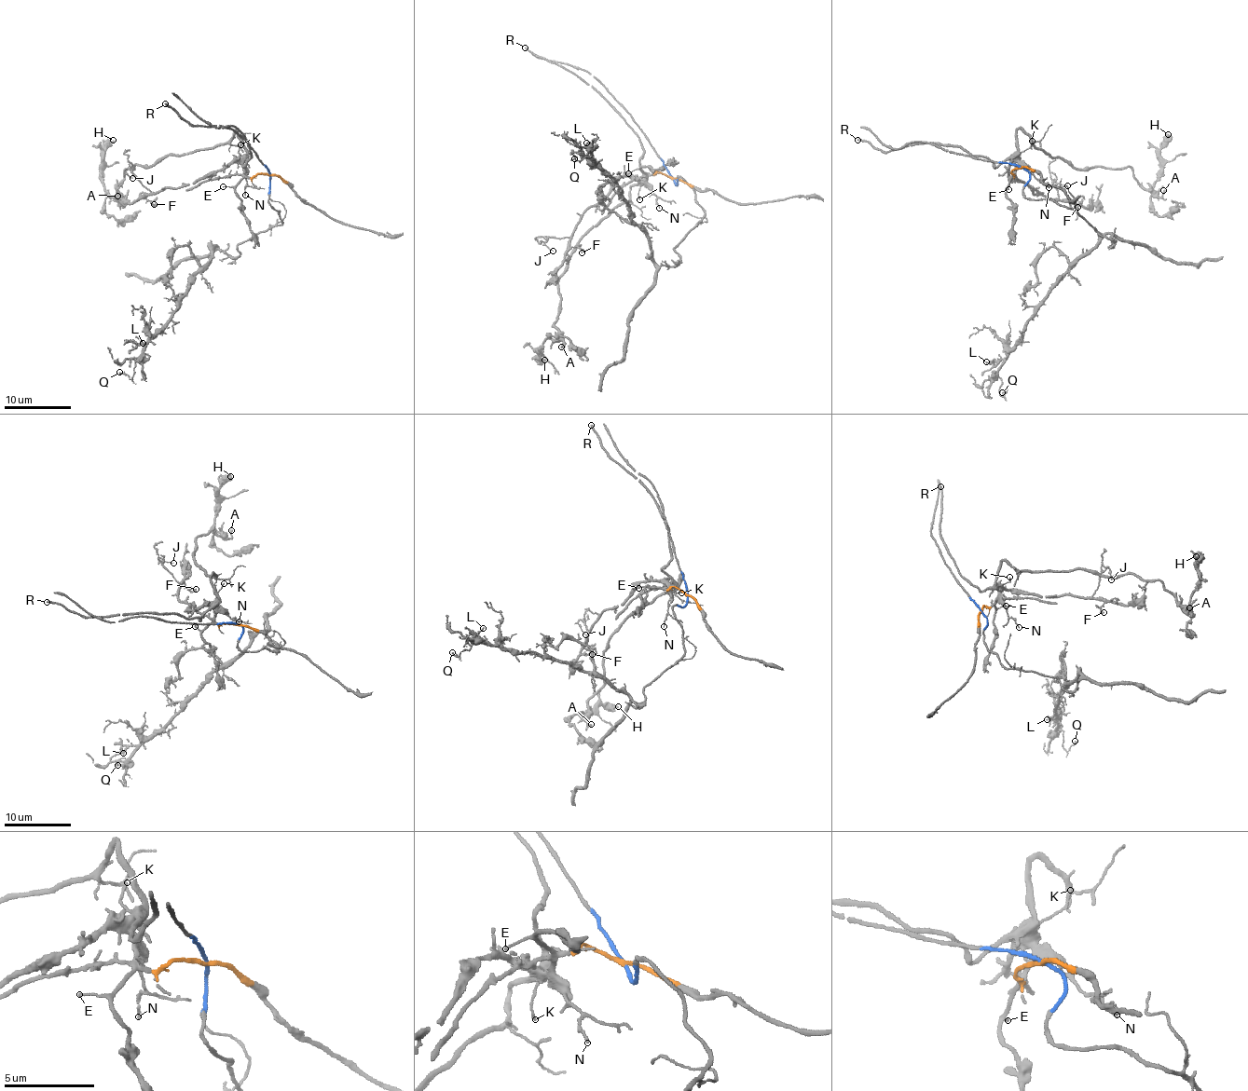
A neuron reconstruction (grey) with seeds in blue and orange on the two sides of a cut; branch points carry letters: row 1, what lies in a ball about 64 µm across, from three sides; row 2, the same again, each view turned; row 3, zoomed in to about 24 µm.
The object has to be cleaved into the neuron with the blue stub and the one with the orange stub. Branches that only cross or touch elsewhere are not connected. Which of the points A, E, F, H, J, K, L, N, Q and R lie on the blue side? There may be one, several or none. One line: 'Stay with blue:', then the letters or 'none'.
Stay with blue: L, Q

